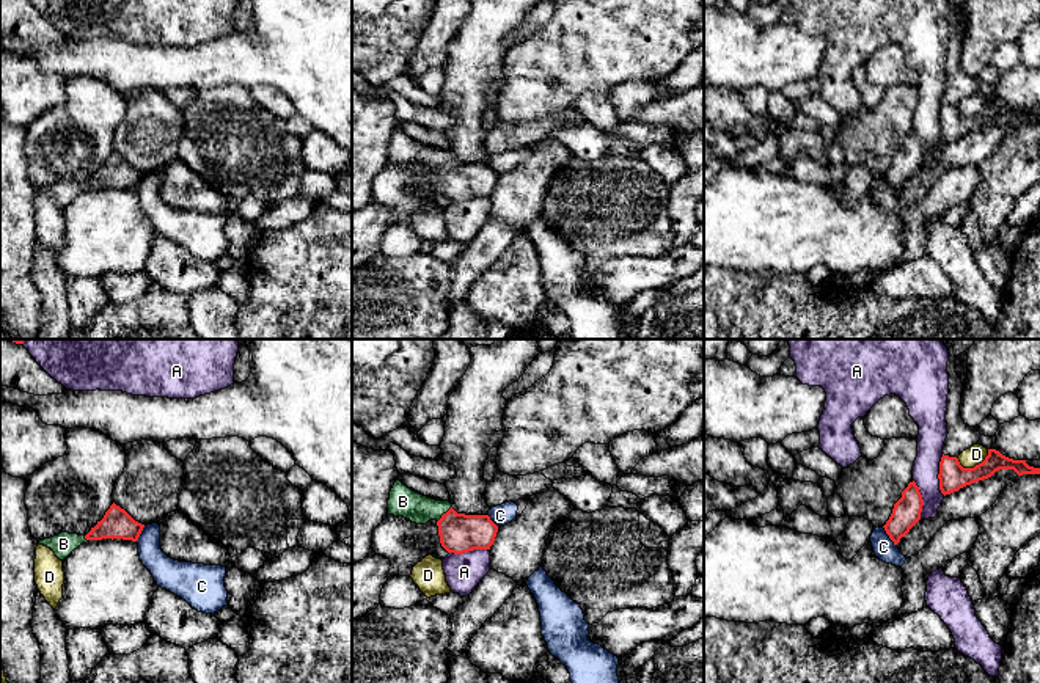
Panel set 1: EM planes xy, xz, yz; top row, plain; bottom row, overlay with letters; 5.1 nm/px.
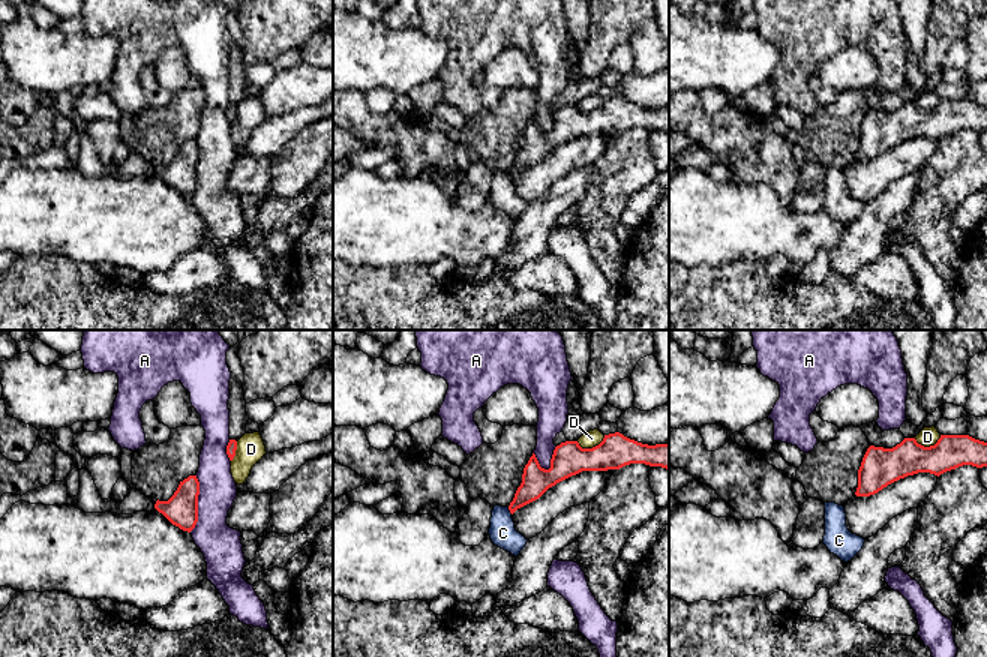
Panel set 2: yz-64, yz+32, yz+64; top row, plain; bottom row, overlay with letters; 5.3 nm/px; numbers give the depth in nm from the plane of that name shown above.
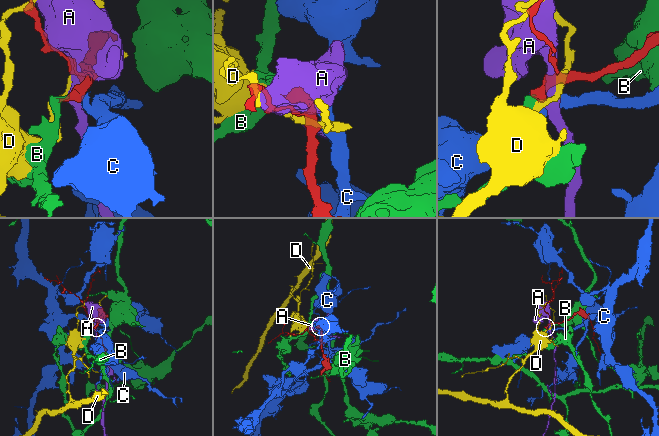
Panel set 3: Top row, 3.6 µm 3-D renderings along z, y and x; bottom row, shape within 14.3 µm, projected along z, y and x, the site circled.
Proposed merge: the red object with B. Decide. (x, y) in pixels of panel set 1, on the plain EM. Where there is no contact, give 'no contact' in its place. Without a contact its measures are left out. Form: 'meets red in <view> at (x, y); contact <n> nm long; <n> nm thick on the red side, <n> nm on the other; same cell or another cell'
meets red in xz at (443, 162); contact 120 nm long; 200 nm thick on the red side, 150 nm on the other; same cell

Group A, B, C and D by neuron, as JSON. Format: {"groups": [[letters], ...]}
{"groups": [["A"], ["B"], ["C"], ["D"]]}

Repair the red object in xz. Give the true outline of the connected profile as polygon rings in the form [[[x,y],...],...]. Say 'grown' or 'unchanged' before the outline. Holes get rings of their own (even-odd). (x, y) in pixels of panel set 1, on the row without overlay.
grown | [[[399,127],[390,140],[388,163],[404,165],[416,173],[435,168],[441,195],[454,203],[490,198],[498,181],[489,163],[457,162],[449,149],[423,144]]]

